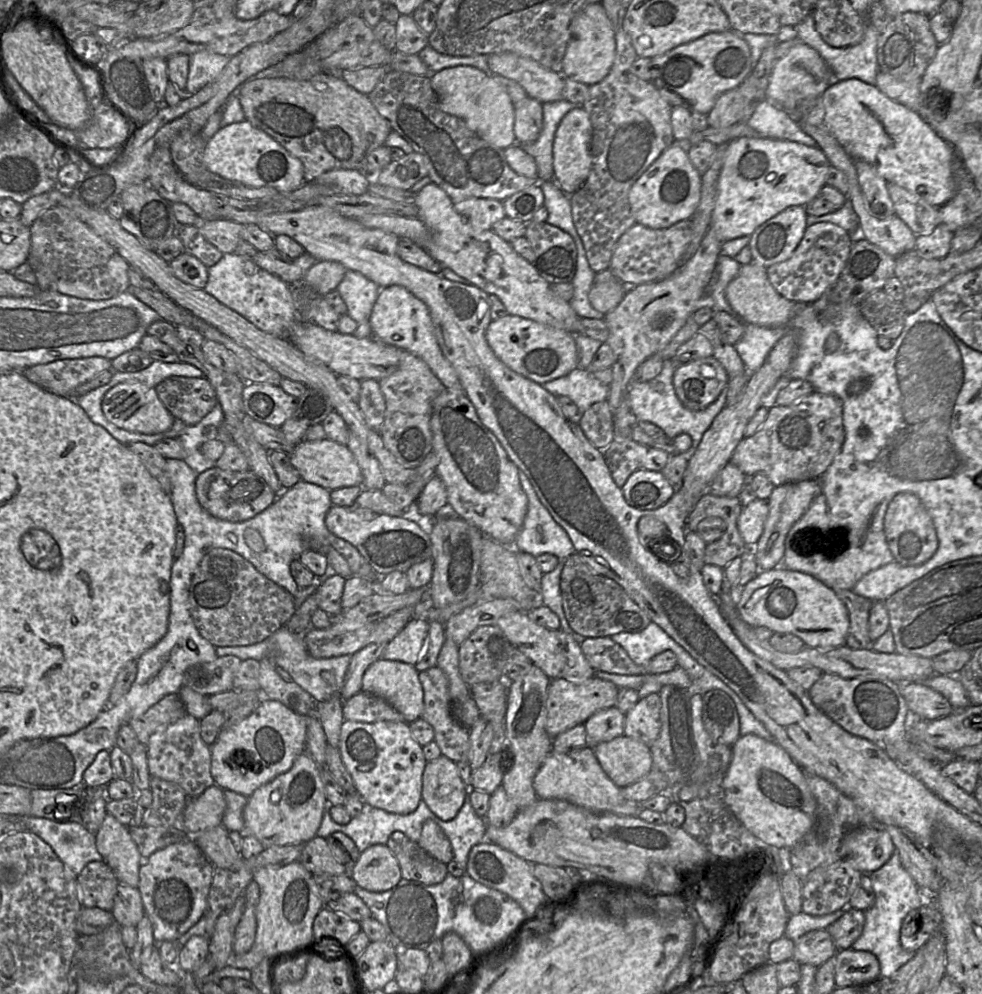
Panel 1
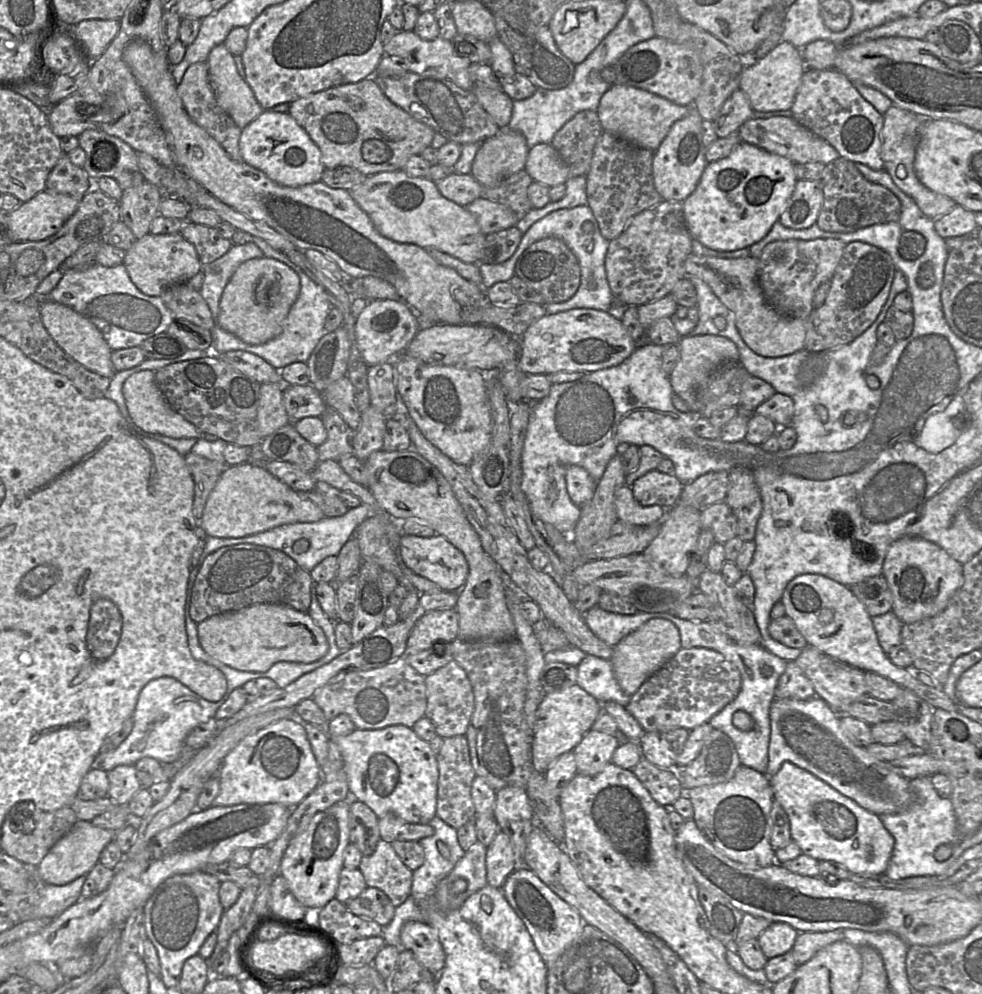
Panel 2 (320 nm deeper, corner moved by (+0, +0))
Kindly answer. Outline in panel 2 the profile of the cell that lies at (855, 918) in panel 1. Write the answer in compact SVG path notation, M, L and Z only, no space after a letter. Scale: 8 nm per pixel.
M836 929L821 932L799 932L792 948L797 965L810 960L819 950L844 939L843 930Z

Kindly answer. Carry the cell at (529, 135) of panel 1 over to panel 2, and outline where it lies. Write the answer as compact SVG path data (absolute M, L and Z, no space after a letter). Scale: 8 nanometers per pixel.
M497 36L489 42L492 53L490 66L502 90L514 101L531 97L537 87L522 73L522 68L514 60L514 56Z

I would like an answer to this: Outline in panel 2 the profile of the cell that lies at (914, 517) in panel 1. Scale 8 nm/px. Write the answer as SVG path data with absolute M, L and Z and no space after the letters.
M902 537L888 548L882 575L892 592L892 611L903 624L909 624L935 616L946 608L963 583L963 564L931 541Z

